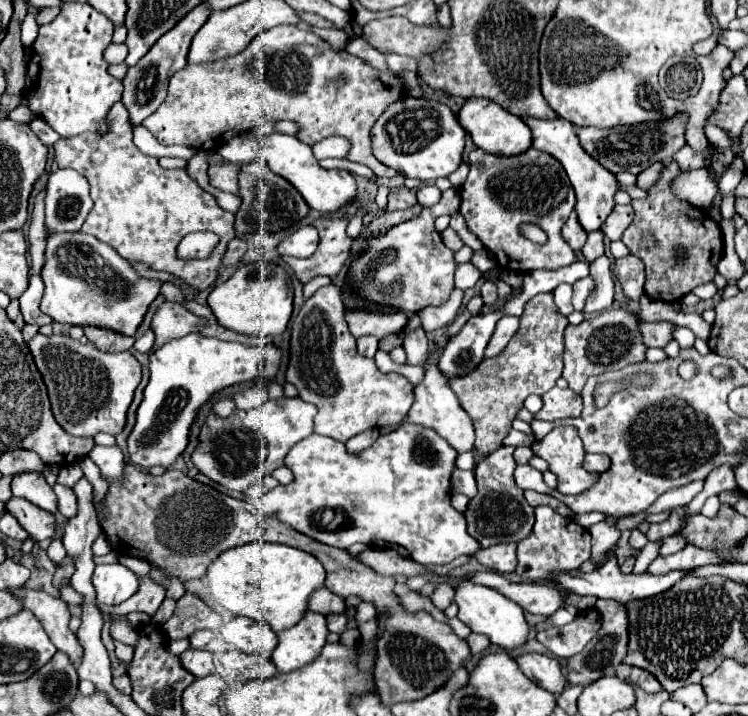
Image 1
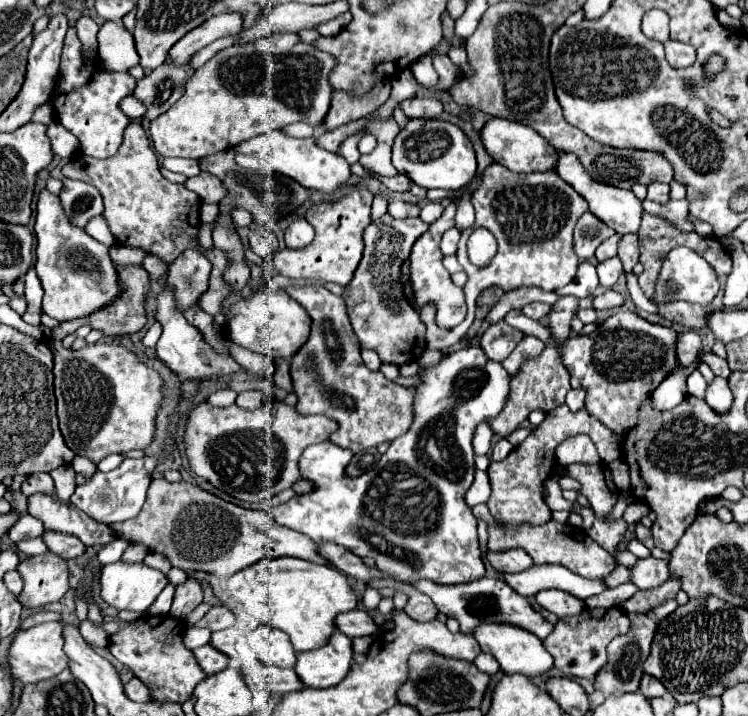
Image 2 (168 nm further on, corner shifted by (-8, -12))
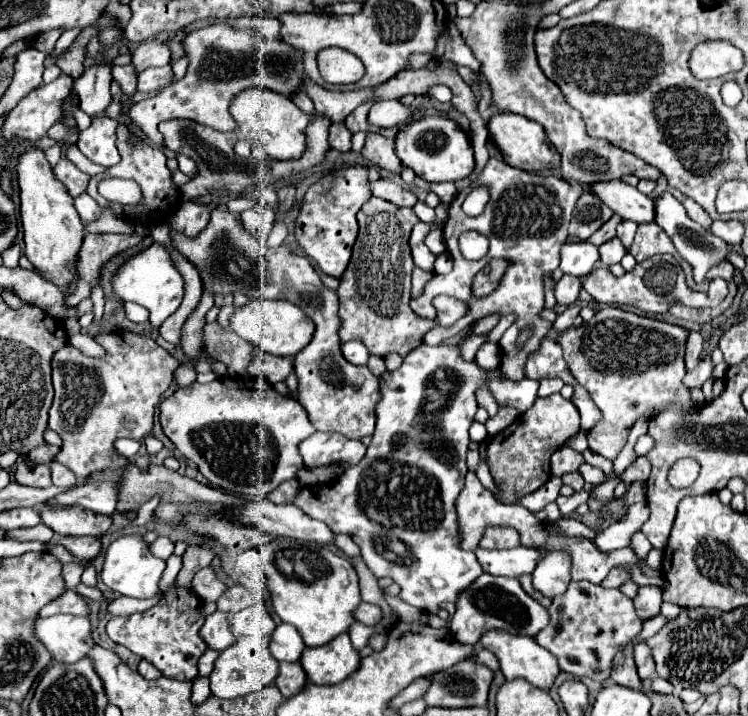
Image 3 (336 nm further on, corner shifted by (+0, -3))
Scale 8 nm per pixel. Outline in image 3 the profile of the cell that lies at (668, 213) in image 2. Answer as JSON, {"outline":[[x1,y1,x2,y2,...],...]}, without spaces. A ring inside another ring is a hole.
{"outline":[[664,193,660,199,656,199,656,223,664,229,664,233,672,239,676,251,680,253,680,257,692,265,692,273,696,283,702,283,706,279,706,273,714,267,720,265,722,261,728,261,728,255,732,251,730,245,726,245,722,239,710,235,704,227,700,227,698,223,694,223,684,207,680,205,680,201,672,195,672,193]]}

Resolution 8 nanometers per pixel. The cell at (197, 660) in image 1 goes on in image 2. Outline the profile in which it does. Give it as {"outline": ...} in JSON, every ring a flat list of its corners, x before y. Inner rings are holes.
{"outline":[[206,644,206,646,202,646,202,648,196,648,196,650,194,650,194,656,196,656,200,668,202,668,208,676,212,676,212,674,222,672,224,668,228,668,228,658,226,658,222,652,214,650,210,644]]}

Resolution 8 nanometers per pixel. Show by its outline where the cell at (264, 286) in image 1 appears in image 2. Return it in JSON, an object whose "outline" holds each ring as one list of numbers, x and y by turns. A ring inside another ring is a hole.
{"outline":[[262,290,234,302,226,310,226,332,232,342,250,352,258,352,276,360,288,360,308,340,310,316,298,302,290,300,284,290]]}

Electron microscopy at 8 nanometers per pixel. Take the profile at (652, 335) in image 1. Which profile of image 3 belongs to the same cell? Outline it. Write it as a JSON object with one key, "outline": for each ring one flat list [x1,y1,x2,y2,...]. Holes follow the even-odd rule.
{"outline":[[690,331,688,343,686,343,686,369,688,371,692,371,700,363,702,351,704,351,704,339,702,339,702,335]]}

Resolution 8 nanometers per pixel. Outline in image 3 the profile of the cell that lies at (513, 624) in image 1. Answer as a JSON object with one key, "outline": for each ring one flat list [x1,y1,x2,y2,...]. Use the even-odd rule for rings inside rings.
{"outline":[[488,631,482,637,480,643,482,643,484,649,490,649,498,657,500,671,504,673,504,677,508,681,526,679,528,683,532,683,538,689,550,689,554,685,558,673,560,673,556,657,548,649,540,647,534,639,530,639,526,635,510,635,510,633,504,633,504,631]]}

